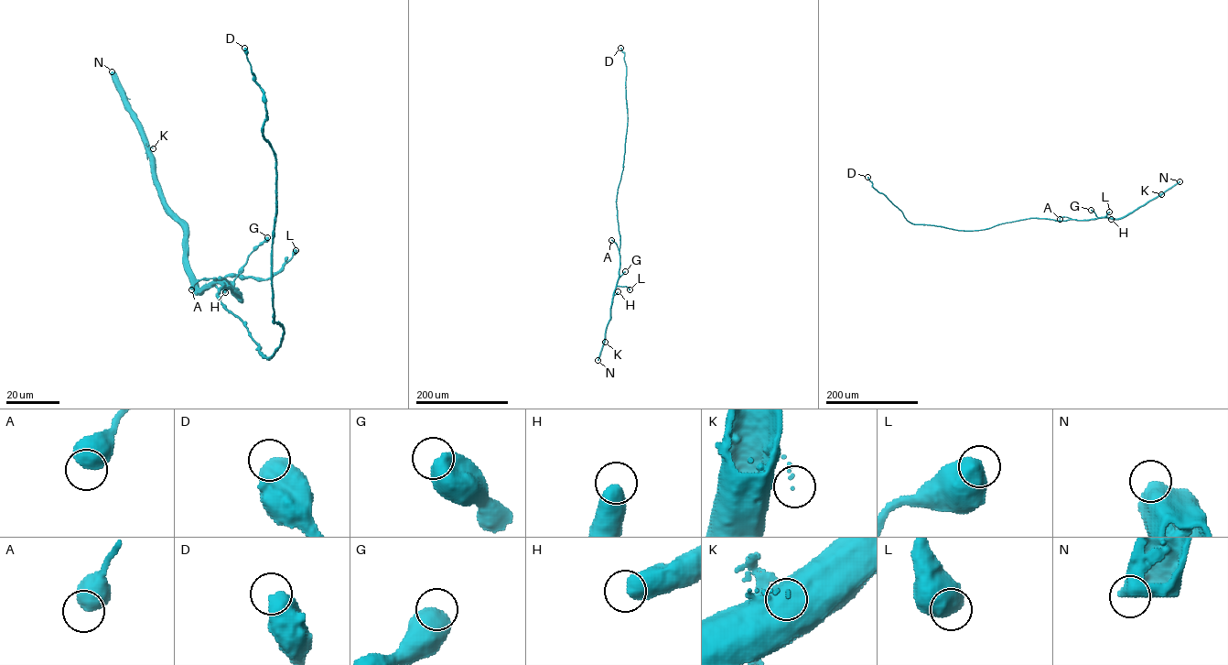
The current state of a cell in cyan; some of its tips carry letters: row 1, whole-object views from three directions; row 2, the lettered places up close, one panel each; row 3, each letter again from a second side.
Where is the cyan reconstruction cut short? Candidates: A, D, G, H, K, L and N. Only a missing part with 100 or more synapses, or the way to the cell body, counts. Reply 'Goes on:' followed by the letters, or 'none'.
Goes on: none

